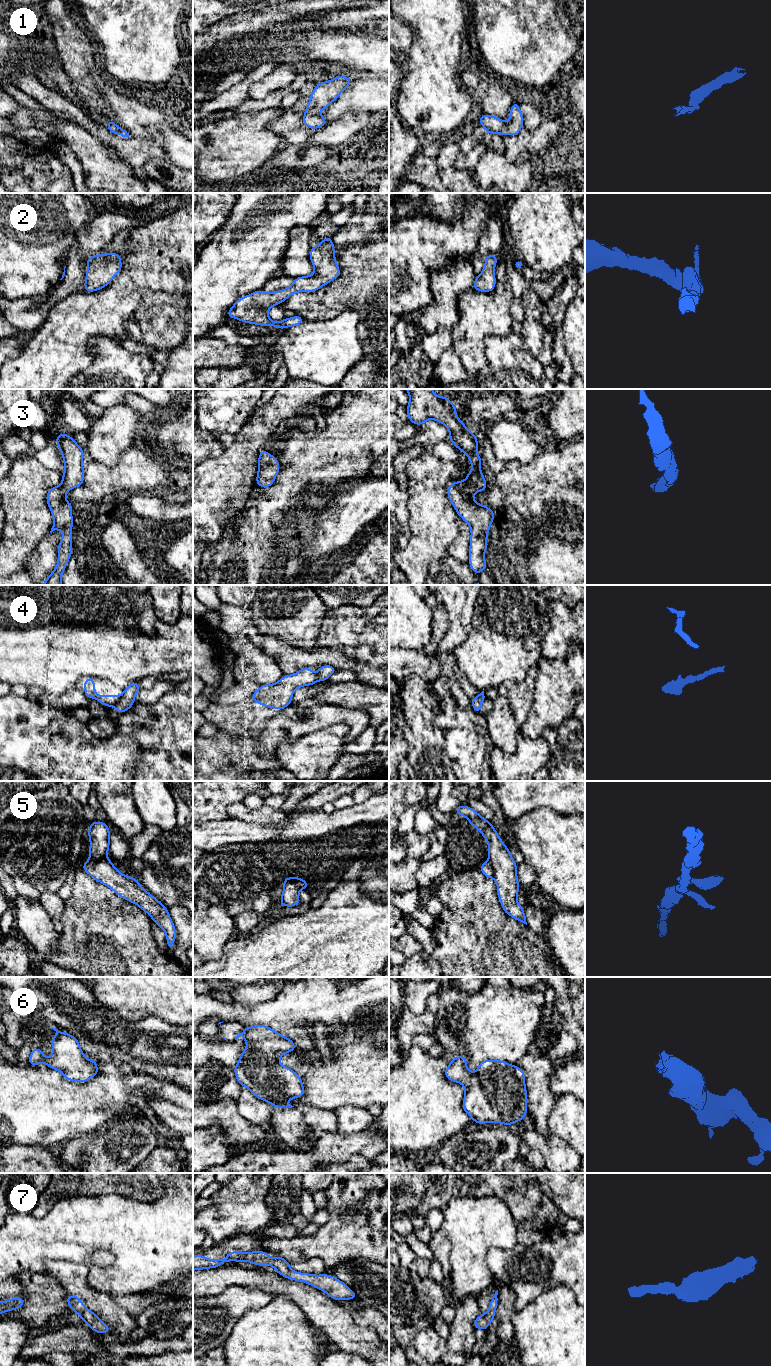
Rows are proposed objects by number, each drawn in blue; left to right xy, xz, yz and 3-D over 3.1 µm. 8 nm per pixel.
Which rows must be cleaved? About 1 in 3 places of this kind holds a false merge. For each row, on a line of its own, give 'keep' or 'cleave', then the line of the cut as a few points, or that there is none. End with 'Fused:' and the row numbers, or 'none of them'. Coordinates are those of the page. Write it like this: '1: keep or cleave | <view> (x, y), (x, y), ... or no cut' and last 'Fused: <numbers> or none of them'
1: keep | no cut
2: keep | no cut
3: keep | no cut
4: cleave | xy (121, 695), (121, 698), (114, 705)
5: cleave | yz (488, 859), (493, 868), (493, 877)
6: keep | no cut
7: keep | no cut
Fused: 4, 5

